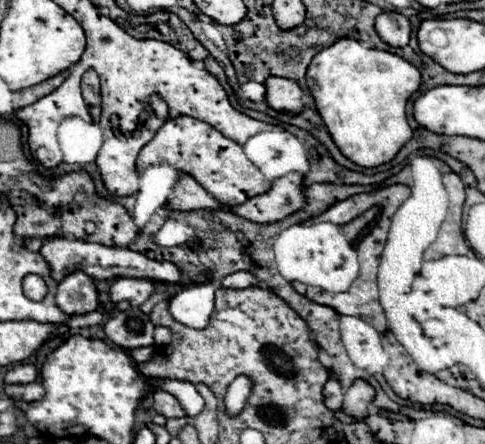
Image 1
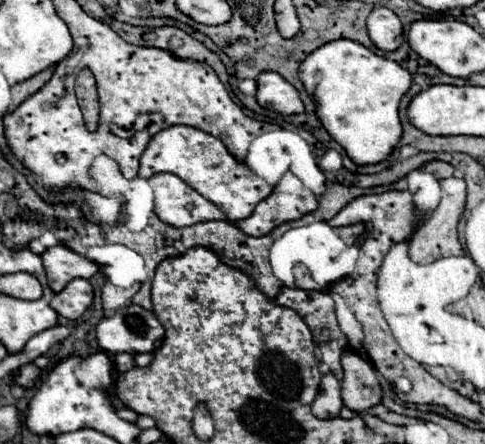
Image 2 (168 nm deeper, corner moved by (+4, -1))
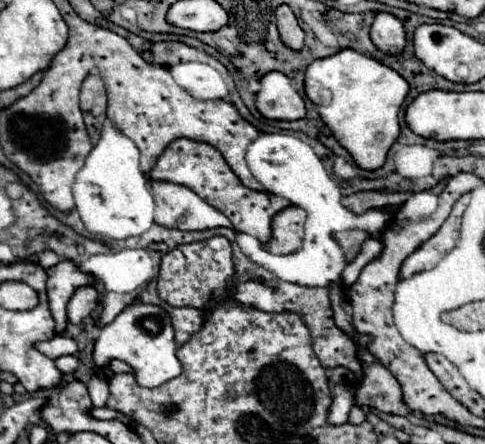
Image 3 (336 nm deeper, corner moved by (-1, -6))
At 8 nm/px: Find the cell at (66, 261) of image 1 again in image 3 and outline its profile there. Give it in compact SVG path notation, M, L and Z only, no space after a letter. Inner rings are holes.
M60 260L56 266L48 268L48 300L50 310L56 320L56 330L64 332L68 318L66 318L66 304L72 298L74 290L80 286L94 284L94 276L82 272L72 260Z

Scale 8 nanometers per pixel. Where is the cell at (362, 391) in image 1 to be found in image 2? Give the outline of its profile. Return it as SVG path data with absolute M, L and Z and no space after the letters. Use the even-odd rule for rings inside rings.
M349 347L341 353L341 365L345 371L345 377L341 381L343 405L349 407L353 413L363 413L379 405L383 399L383 391L371 361Z

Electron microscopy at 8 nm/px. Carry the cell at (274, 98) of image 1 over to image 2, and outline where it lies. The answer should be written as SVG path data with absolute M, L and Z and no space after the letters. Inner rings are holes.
M263 71L257 77L257 103L281 115L303 113L303 101L297 89L275 71Z

